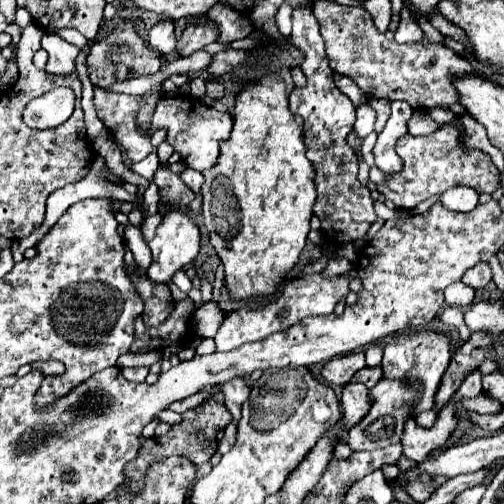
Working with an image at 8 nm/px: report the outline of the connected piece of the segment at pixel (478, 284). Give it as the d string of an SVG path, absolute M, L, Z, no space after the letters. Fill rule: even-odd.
M488 262L476 264L476 266L470 268L470 270L464 274L464 278L462 278L462 282L464 282L466 286L472 286L474 290L484 288L490 280L492 280L492 270L490 270L490 264L488 264Z

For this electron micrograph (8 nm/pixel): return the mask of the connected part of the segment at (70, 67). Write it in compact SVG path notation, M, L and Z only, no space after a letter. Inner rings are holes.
M44 34L42 48L48 52L48 66L46 66L46 70L50 74L66 76L66 74L76 70L74 60L76 60L76 56L80 52L78 46L68 44L66 40L62 40L56 34Z

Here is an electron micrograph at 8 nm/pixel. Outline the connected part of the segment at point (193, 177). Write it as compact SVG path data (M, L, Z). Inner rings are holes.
M188 168L188 170L184 170L184 172L180 174L180 178L184 180L184 184L186 184L188 188L192 188L192 192L200 194L202 184L204 184L204 176L202 176L202 172L196 172L196 170Z

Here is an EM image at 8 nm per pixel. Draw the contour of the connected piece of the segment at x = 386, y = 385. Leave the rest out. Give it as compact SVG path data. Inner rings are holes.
M380 380L374 388L372 388L372 410L364 416L364 420L360 424L356 424L350 432L348 432L348 446L352 450L376 450L376 448L386 448L390 444L400 442L402 438L402 430L406 420L412 416L412 398L416 394L412 394L412 390L408 390L408 386L404 386L404 382L396 382L396 380Z

